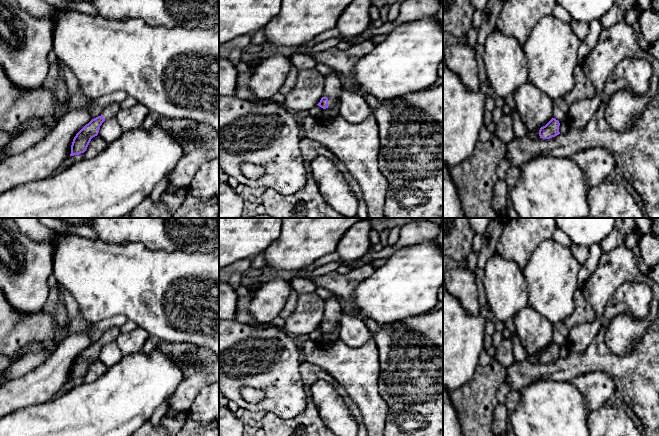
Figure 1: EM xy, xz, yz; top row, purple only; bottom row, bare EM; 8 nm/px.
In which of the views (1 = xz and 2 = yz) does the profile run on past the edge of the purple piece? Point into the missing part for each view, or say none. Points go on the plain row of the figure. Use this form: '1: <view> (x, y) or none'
1: xz (333, 312)
2: none

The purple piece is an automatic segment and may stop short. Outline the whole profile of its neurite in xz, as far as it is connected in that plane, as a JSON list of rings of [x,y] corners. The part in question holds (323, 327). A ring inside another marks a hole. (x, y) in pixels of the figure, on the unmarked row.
[[[330,298],[324,304],[323,321],[317,328],[323,333],[332,332],[340,324],[343,315],[343,308],[338,298]]]

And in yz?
[[[552,342],[545,350],[539,354],[539,360],[543,363],[550,363],[560,358],[559,356],[560,347],[555,342]]]

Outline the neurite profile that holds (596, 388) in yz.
[[[590,372],[577,376],[572,379],[571,384],[580,391],[588,413],[606,405],[616,390],[613,379],[602,372]]]

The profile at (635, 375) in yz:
[[[639,282],[623,283],[606,305],[600,332],[582,353],[570,352],[565,358],[550,363],[532,364],[527,360],[514,361],[507,368],[506,377],[511,389],[521,391],[537,380],[571,382],[573,378],[585,373],[602,372],[613,379],[615,389],[640,419],[646,436],[659,436],[659,310],[657,317],[630,353],[623,356],[616,355],[605,343],[606,329],[615,316],[631,314],[634,319],[642,319],[647,316],[651,302],[651,287]]]

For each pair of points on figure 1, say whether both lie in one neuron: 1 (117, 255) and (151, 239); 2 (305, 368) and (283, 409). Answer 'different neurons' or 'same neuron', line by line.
1: different neurons
2: different neurons

